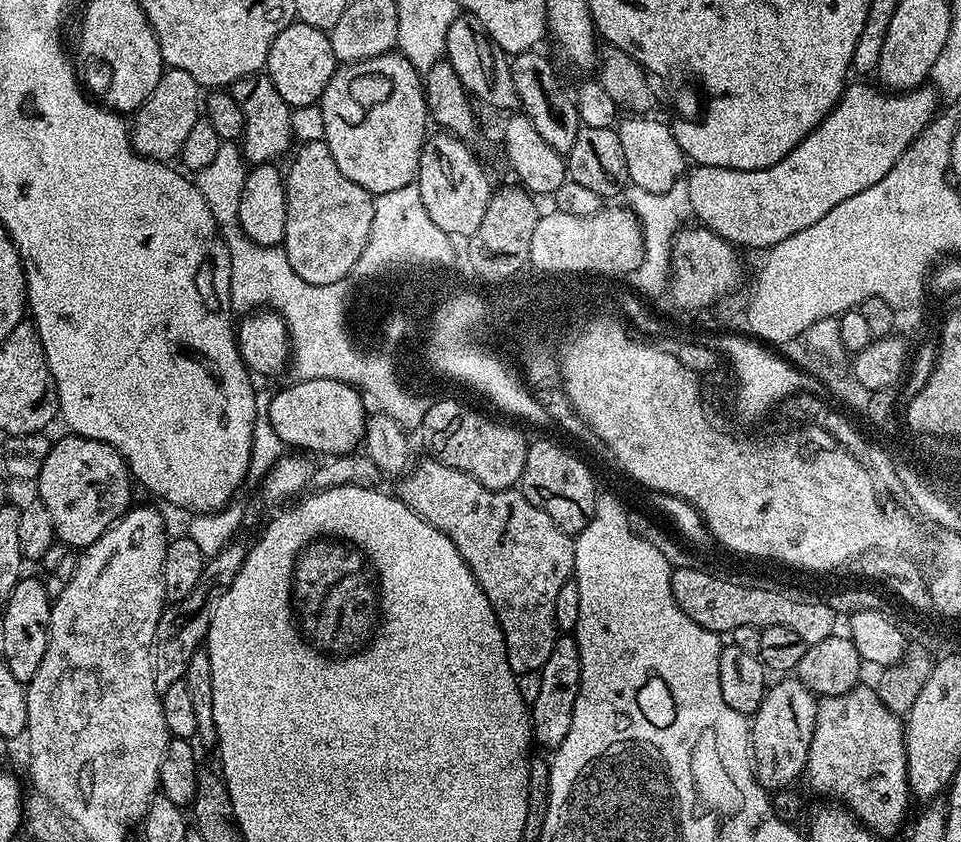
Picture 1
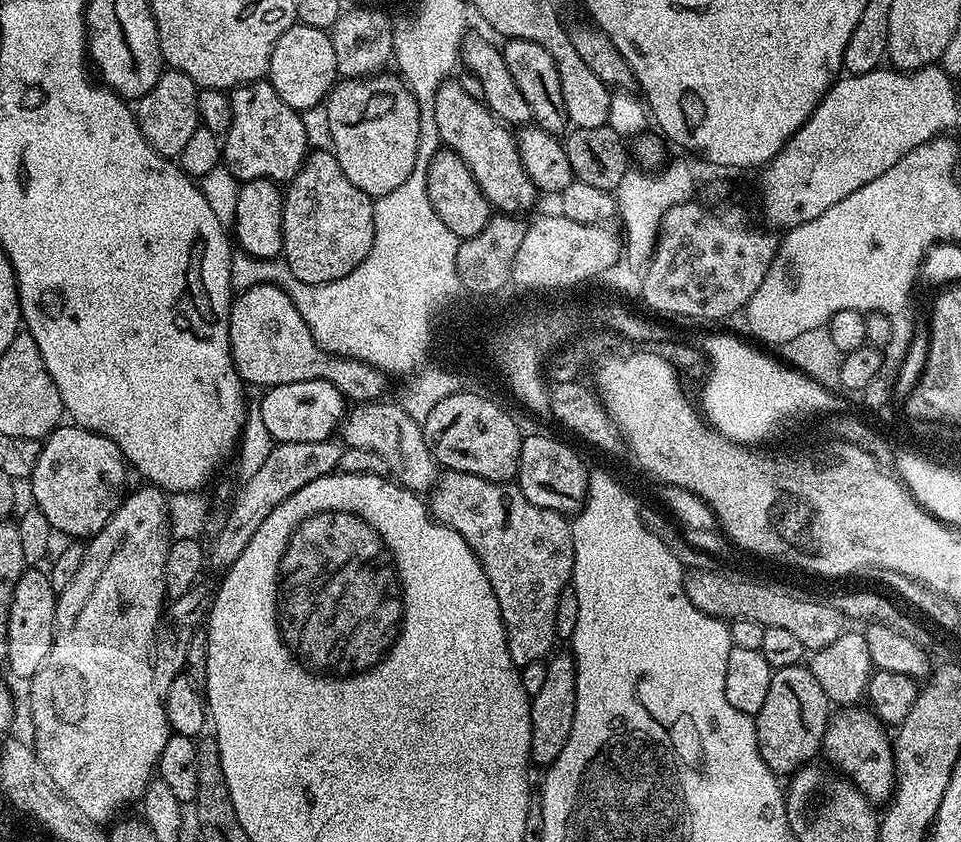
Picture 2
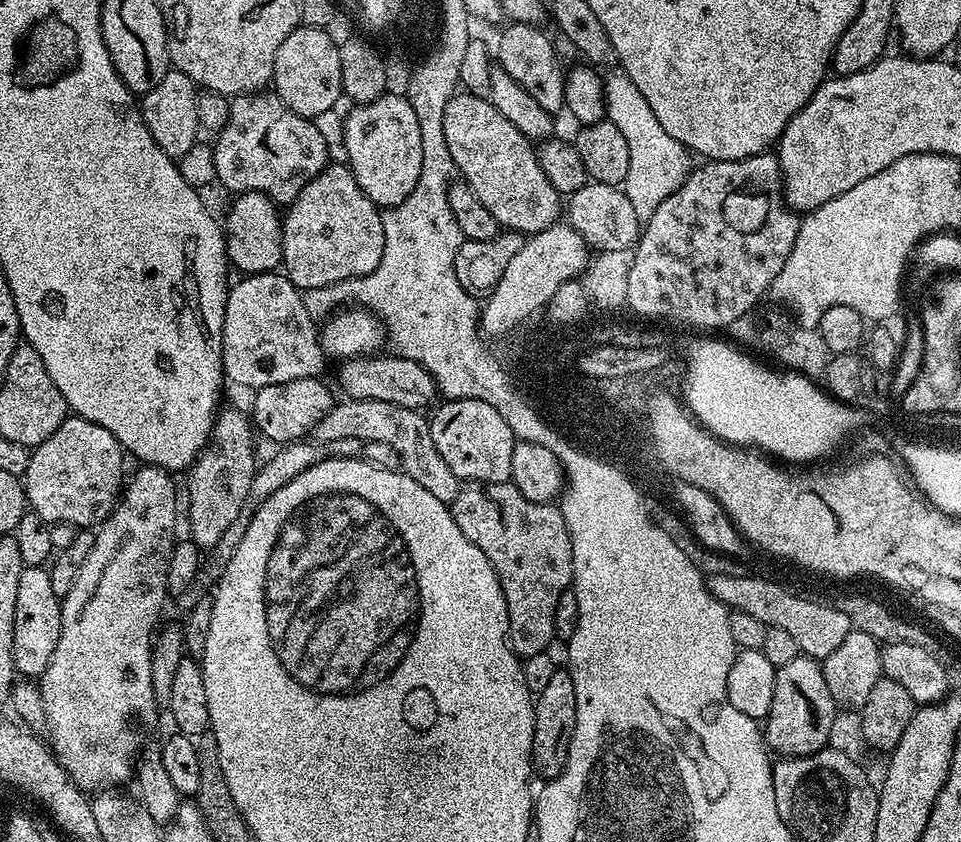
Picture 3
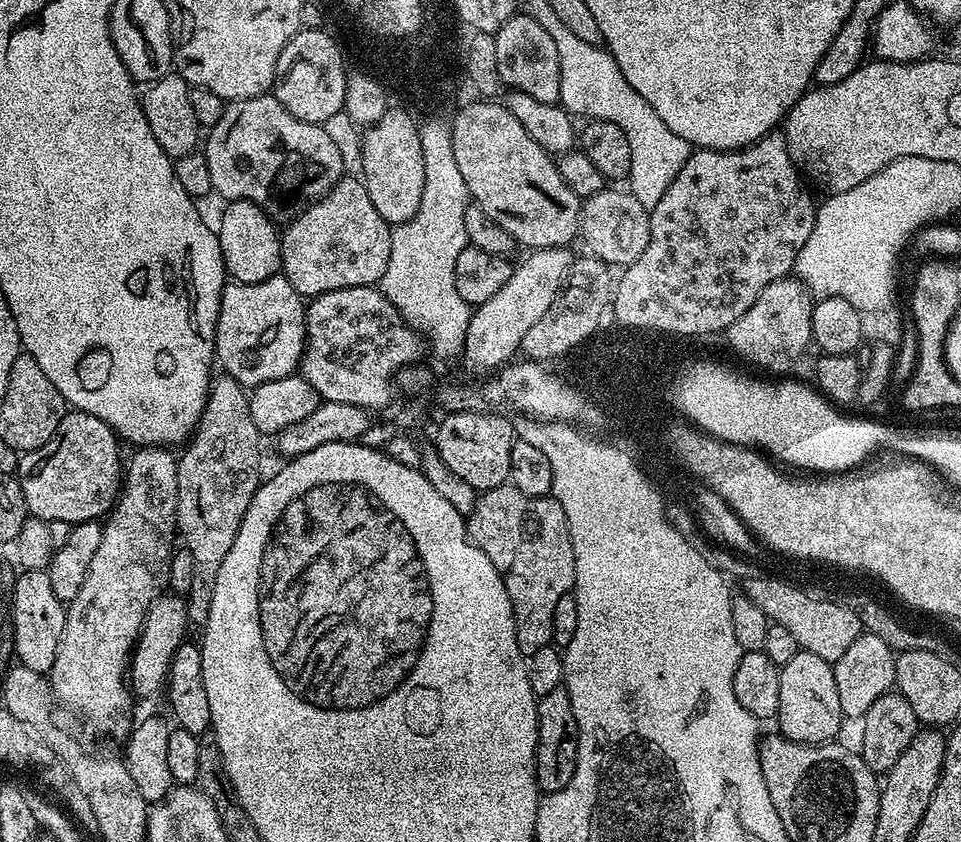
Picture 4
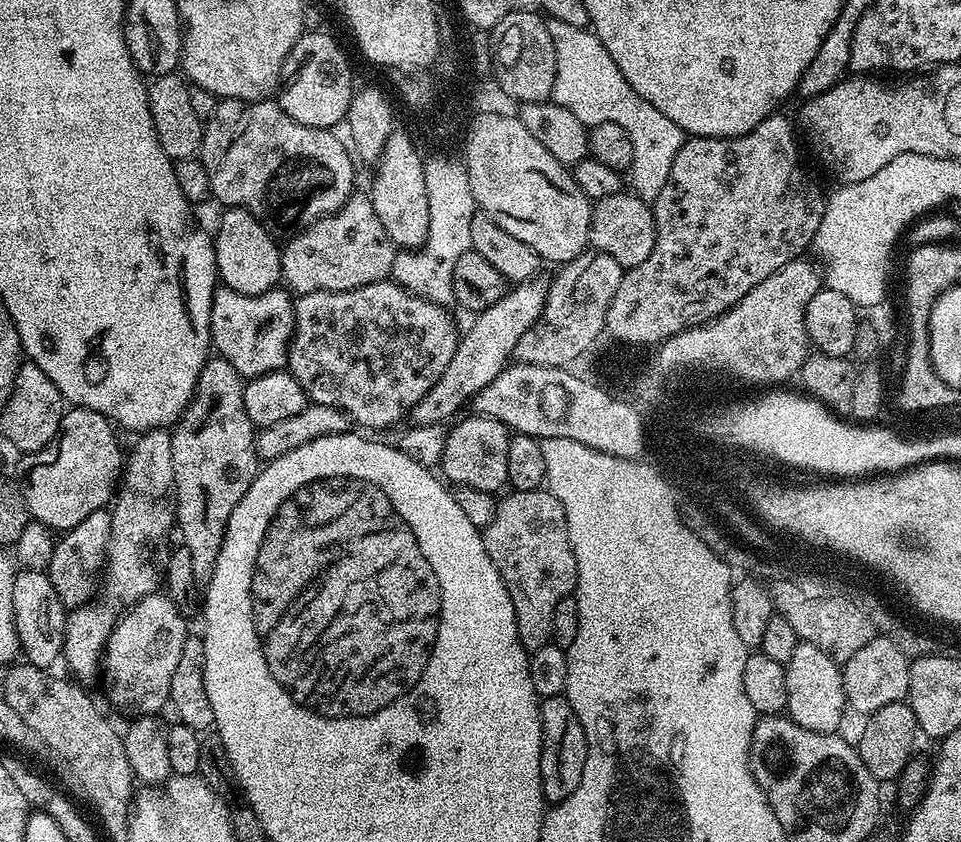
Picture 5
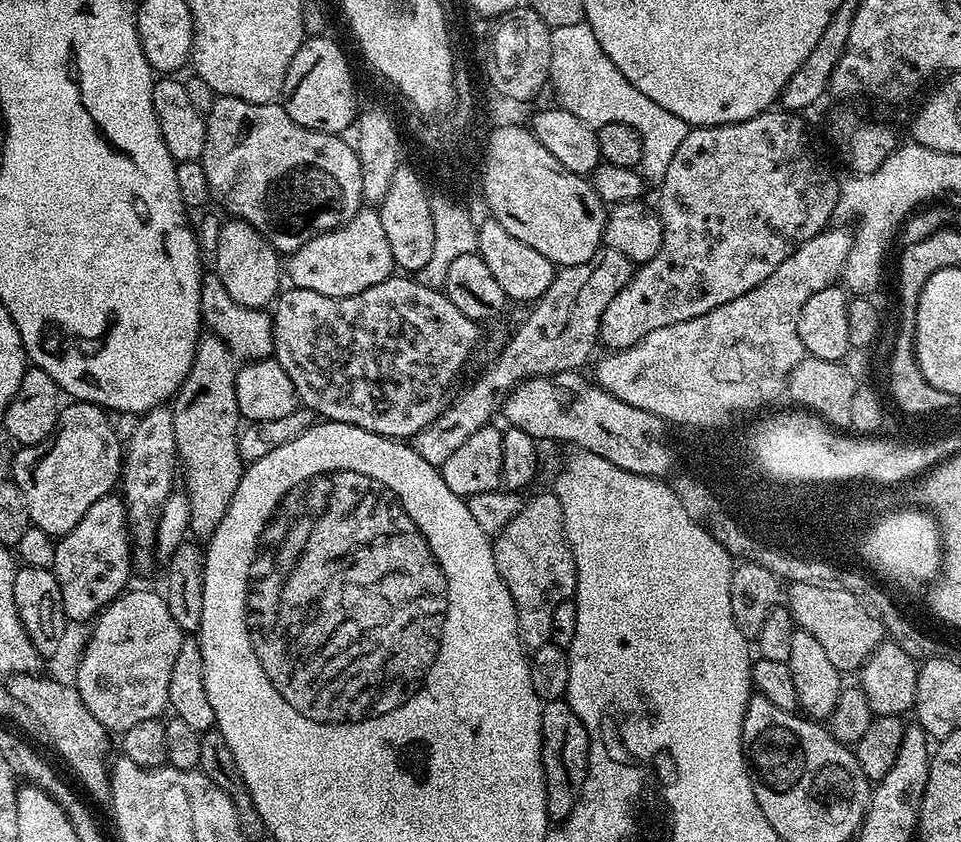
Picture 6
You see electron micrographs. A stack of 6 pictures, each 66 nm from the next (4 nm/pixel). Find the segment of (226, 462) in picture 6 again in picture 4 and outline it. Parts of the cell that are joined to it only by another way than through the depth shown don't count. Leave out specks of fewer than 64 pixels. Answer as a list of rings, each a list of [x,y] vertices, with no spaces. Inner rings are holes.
[[[220,374],[212,381],[208,389],[208,401],[202,410],[202,418],[196,431],[183,445],[176,461],[178,474],[178,498],[176,499],[176,530],[179,539],[184,539],[183,551],[190,554],[194,562],[194,578],[190,582],[190,590],[186,593],[188,605],[188,622],[193,629],[203,629],[210,618],[210,602],[214,594],[214,586],[218,578],[218,570],[222,562],[226,562],[226,554],[230,554],[230,546],[234,546],[236,532],[240,528],[246,510],[252,505],[257,488],[262,483],[260,476],[260,440],[262,434],[258,426],[254,426],[254,418],[250,418],[248,405],[249,393],[238,381]]]

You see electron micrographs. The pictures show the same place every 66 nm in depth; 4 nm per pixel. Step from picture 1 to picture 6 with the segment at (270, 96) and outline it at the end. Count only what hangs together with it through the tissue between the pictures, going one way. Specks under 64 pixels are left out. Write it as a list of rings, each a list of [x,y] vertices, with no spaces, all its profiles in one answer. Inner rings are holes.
[[[217,96],[214,106],[206,114],[204,125],[206,146],[199,162],[206,170],[212,200],[225,213],[228,211],[229,217],[254,226],[254,230],[261,232],[272,243],[277,253],[297,252],[315,236],[350,222],[350,218],[354,218],[365,203],[362,170],[355,147],[349,141],[347,144],[343,135],[331,136],[298,126],[283,103],[255,104],[233,96]]]

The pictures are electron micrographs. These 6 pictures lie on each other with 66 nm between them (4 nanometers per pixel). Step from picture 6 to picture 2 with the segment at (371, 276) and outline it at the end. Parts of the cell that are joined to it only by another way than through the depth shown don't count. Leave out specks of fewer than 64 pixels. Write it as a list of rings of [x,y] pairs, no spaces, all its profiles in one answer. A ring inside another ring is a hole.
[[[331,150],[309,151],[304,164],[293,180],[287,181],[284,198],[284,251],[283,259],[293,274],[306,283],[334,282],[354,270],[370,254],[374,242],[373,197],[368,196],[338,166],[338,158]]]

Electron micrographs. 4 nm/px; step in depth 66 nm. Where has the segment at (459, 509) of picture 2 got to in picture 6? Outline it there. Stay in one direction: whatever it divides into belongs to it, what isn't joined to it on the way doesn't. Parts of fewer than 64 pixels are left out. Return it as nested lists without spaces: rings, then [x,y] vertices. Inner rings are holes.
[[[555,491],[542,492],[533,500],[525,499],[518,514],[514,514],[514,518],[510,518],[500,535],[495,537],[492,553],[498,566],[498,574],[504,579],[506,590],[510,590],[514,598],[520,641],[528,650],[546,646],[552,639],[550,625],[554,619],[554,610],[558,610],[562,602],[573,599],[576,595],[576,563],[572,557],[572,548],[568,544],[568,535],[564,533],[562,502],[558,502]]]

